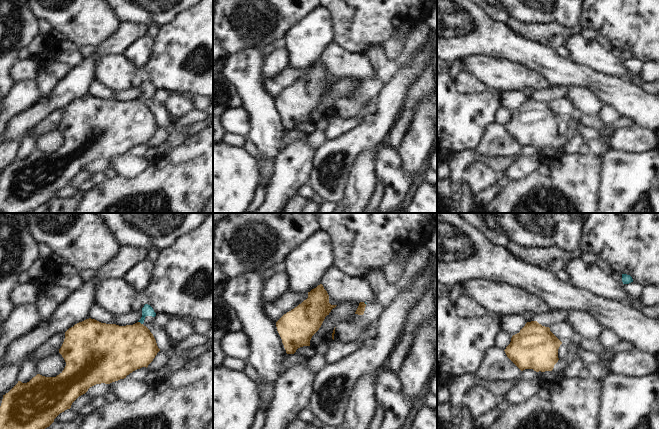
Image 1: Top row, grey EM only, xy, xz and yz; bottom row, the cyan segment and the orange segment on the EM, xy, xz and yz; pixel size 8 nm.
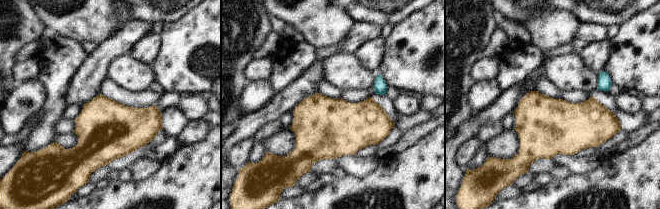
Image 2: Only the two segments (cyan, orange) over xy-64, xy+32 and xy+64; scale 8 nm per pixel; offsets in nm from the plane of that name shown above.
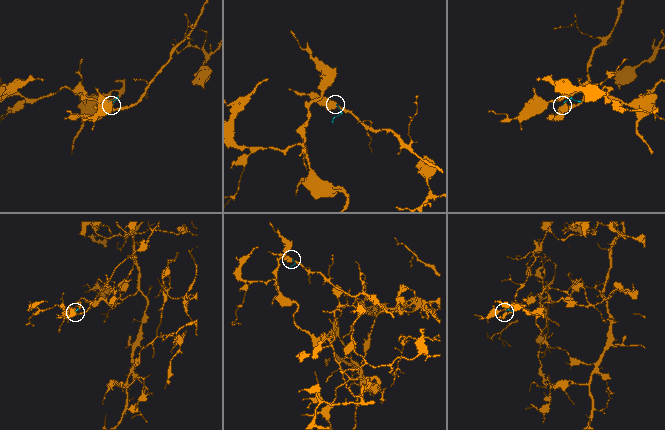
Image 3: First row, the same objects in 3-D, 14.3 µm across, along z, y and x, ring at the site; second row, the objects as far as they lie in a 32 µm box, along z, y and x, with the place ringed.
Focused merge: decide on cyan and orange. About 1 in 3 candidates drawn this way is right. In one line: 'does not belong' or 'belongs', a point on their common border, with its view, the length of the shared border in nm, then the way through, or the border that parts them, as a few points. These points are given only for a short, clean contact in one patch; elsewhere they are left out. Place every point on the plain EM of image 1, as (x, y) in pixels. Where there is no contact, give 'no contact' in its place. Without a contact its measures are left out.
does not belong; meets cyan in xy at (140, 98); contact 50 nm long; border along xy (138, 97), (142, 100)

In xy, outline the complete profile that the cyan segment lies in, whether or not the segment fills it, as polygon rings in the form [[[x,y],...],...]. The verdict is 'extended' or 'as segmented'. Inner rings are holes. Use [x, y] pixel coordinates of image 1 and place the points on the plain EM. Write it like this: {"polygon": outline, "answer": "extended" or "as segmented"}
{"polygon": [[[145,80],[144,83],[142,84],[142,93],[138,98],[140,98],[141,100],[154,98],[155,92],[156,89],[154,88],[153,84],[150,81]]], "answer": "extended"}

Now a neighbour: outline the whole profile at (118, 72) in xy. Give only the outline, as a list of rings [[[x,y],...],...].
[[[109,55],[98,62],[97,80],[114,91],[142,87],[147,73],[125,55]]]

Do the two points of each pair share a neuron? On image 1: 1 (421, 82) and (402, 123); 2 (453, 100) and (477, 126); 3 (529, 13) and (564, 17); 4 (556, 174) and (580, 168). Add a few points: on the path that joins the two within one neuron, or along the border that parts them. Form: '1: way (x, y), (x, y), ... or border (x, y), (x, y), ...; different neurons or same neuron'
1: way (417, 92), (410, 102), (407, 113); same neuron
2: way (455, 107), (470, 122); same neuron
3: way (538, 13), (555, 15); same neuron
4: way (562, 174), (574, 174); same neuron

